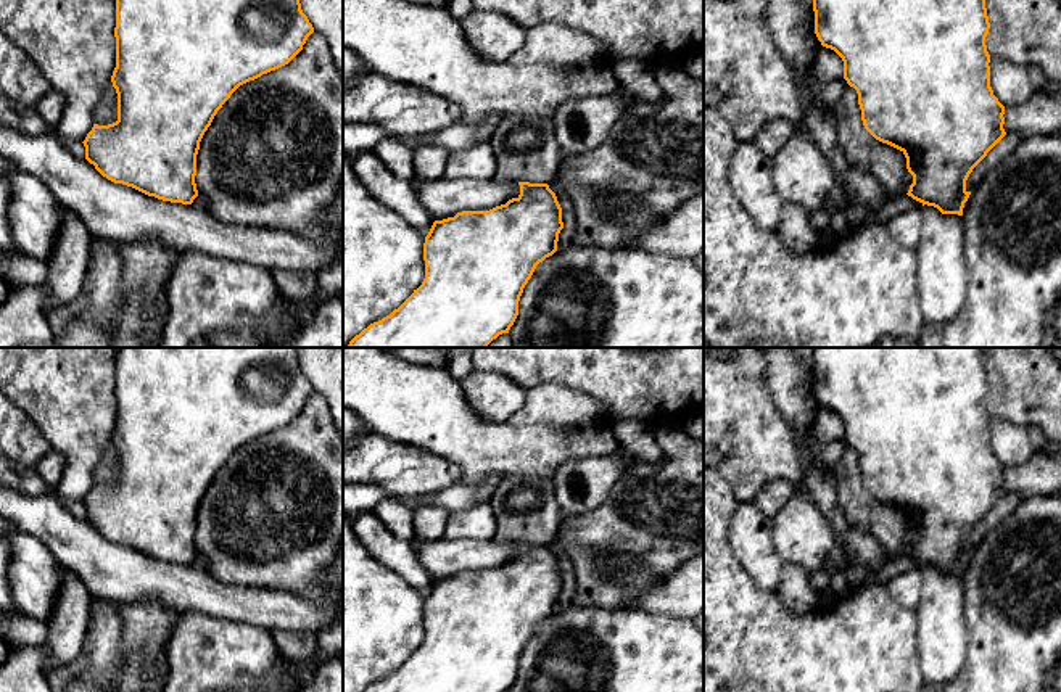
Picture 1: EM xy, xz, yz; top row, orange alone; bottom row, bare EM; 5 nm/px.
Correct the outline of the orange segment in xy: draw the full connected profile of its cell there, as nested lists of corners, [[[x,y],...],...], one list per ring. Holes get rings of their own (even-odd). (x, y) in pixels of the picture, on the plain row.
[[[119,348],[116,351],[114,388],[116,428],[111,436],[113,447],[118,454],[118,481],[108,486],[93,484],[82,502],[85,507],[85,520],[114,544],[132,547],[163,562],[192,565],[198,557],[195,536],[200,502],[217,472],[240,446],[288,425],[303,410],[303,406],[312,393],[314,388],[301,370],[298,348]]]

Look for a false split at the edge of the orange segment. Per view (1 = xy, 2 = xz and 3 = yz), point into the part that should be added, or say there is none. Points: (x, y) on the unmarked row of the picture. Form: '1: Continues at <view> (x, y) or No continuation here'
1: No continuation here
2: No continuation here
3: No continuation here

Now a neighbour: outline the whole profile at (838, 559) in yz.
[[[832,544],[832,549],[828,555],[826,566],[810,576],[811,586],[821,595],[831,586],[831,575],[834,571],[844,571],[848,563],[848,554],[837,546]]]

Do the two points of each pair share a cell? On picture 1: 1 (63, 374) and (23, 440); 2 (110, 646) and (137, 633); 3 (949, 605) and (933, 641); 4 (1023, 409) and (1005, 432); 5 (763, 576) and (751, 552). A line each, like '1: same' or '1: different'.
1: different
2: different
3: same
4: different
5: same

